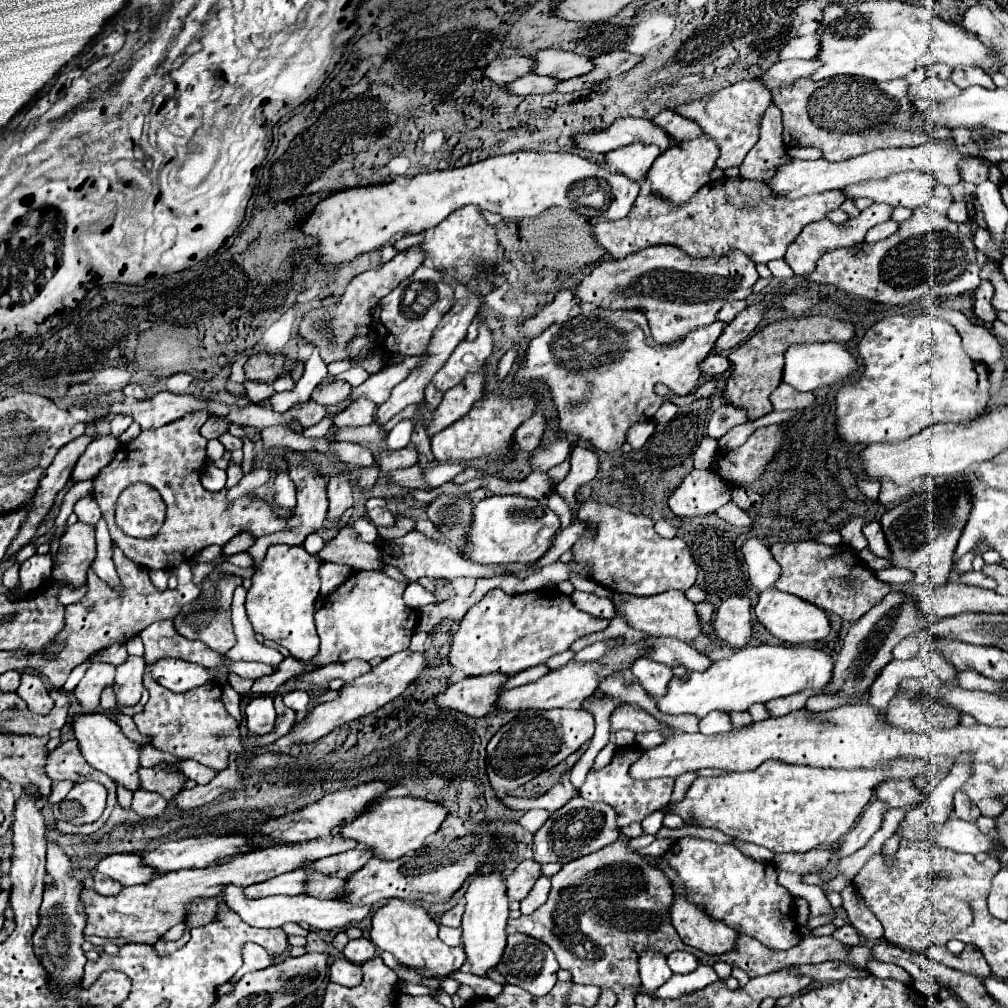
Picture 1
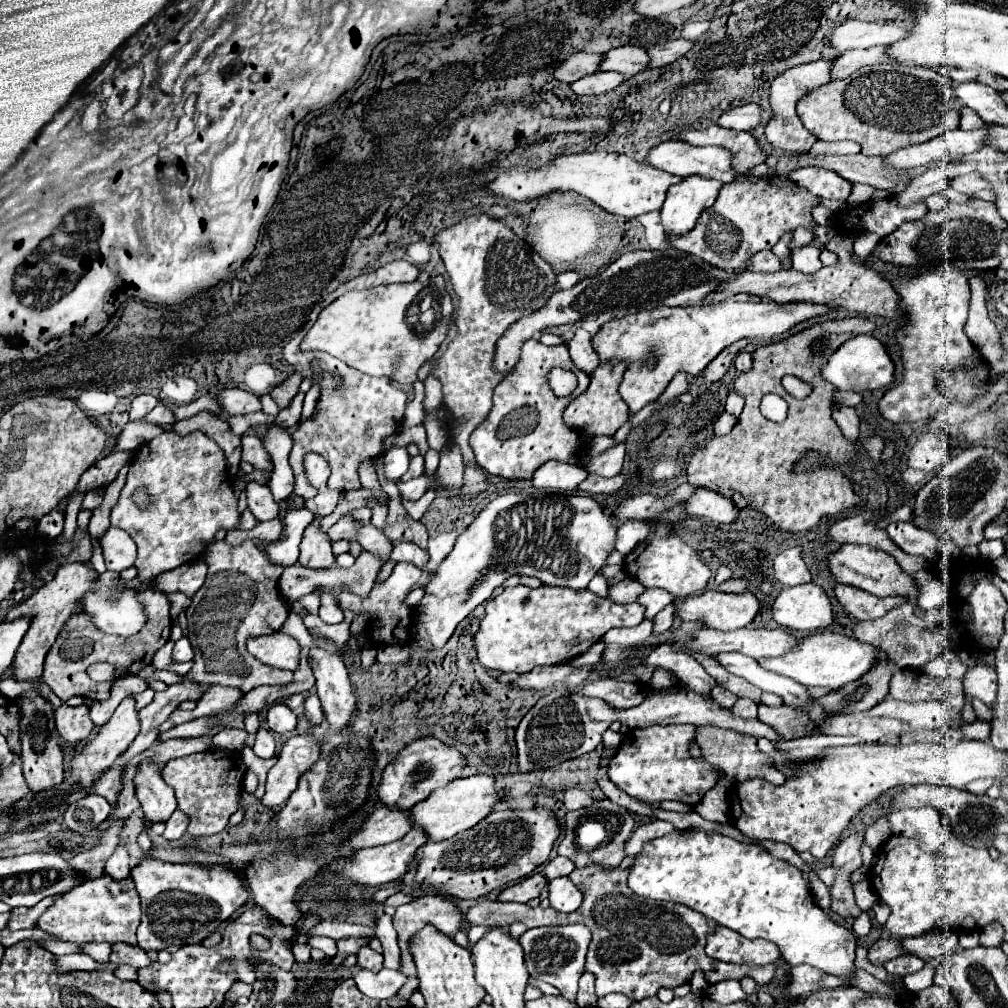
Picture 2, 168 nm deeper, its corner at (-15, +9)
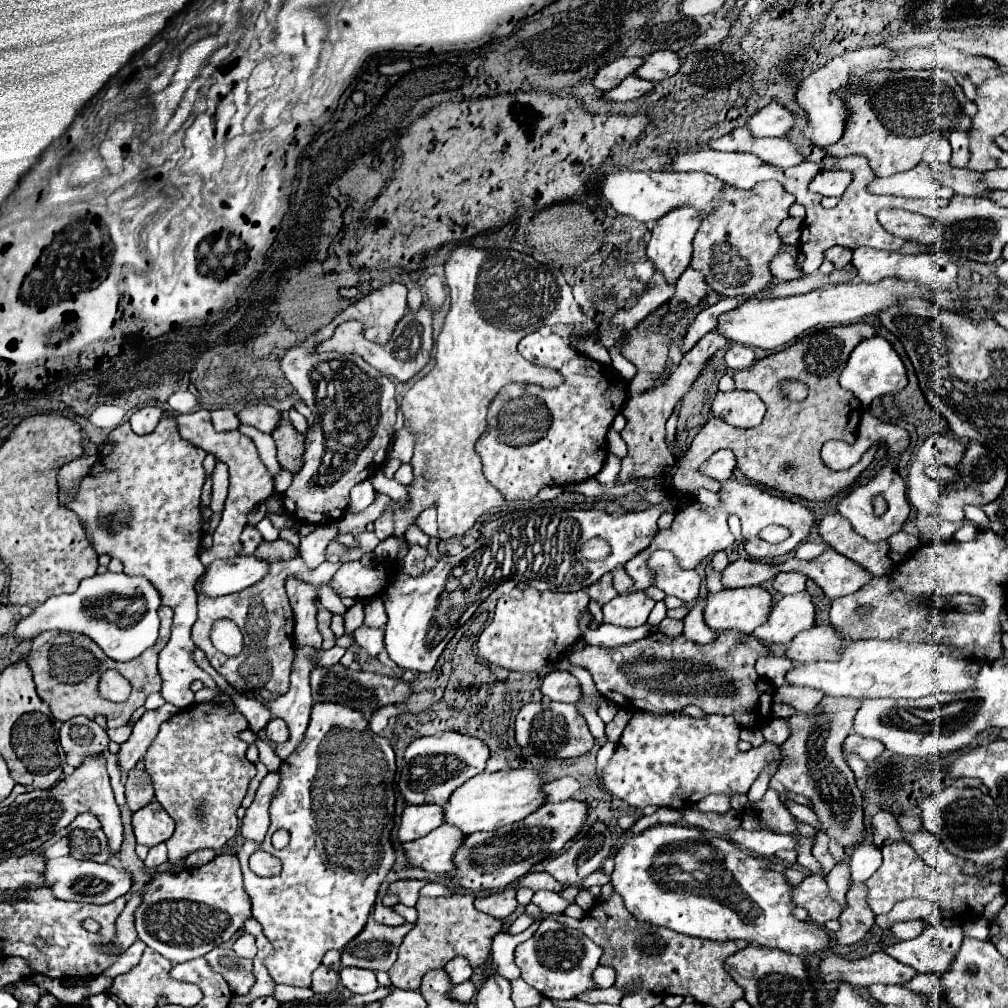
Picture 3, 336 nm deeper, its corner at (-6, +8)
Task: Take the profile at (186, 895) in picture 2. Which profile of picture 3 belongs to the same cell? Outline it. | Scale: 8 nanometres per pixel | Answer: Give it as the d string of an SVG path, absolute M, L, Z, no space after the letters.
M219 854L201 868L185 868L177 874L157 872L141 894L141 904L135 910L135 928L139 940L177 964L199 958L215 942L231 938L249 914L251 900L243 890L239 858Z

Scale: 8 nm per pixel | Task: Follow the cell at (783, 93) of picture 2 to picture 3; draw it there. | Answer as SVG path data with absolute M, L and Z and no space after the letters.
M881 46L863 48L863 50L855 50L855 52L845 52L841 56L831 58L825 66L821 66L821 70L815 70L805 80L801 80L801 84L797 86L793 98L803 108L803 112L807 114L807 132L805 132L805 138L813 146L827 146L827 144L835 142L837 138L841 138L841 134L843 134L843 122L847 118L845 104L843 104L843 94L853 84L859 84L859 78L865 78L865 72L871 70L869 68L871 62L891 60L891 58L893 58L893 52L889 52L889 50L881 48Z

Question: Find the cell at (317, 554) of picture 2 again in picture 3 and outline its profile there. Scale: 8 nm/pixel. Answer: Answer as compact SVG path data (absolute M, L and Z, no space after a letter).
M297 576L287 578L287 594L295 616L295 638L297 642L319 648L321 634L317 630L315 614L319 604L319 586L313 586Z

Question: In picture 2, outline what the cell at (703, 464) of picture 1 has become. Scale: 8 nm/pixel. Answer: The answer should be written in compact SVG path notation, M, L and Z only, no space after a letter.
M724 411L724 413L716 419L716 423L714 423L714 431L716 431L716 435L724 435L724 433L728 433L736 423L738 423L738 417L734 417L732 413Z

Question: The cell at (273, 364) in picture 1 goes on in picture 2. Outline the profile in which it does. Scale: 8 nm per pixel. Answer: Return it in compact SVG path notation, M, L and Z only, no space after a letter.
M296 371L290 379L286 379L282 385L274 387L270 397L274 399L274 403L278 405L278 409L286 409L290 405L290 401L294 399L294 395L298 393L298 387L302 383L302 375Z

